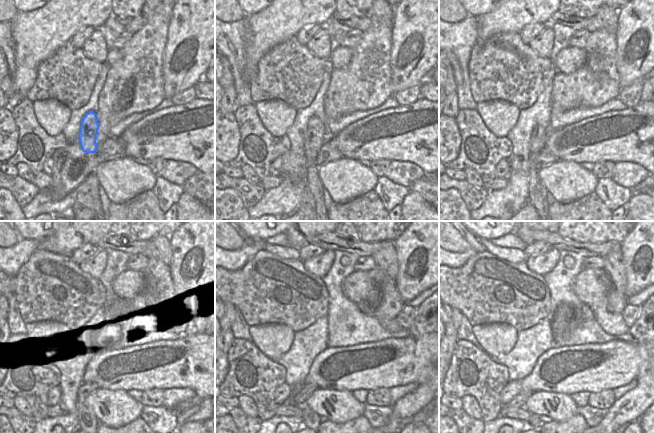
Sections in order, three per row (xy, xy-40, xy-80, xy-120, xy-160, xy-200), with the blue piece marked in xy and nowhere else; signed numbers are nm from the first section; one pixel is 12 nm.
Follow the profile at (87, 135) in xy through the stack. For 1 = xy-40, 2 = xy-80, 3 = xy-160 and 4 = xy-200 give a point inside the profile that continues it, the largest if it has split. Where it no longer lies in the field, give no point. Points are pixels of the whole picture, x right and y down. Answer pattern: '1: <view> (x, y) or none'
1: xy-40 (314, 139)
2: xy-80 (537, 198)
3: xy-160 (311, 420)
4: xy-200 (534, 422)

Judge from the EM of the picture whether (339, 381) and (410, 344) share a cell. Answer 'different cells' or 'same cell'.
same cell

